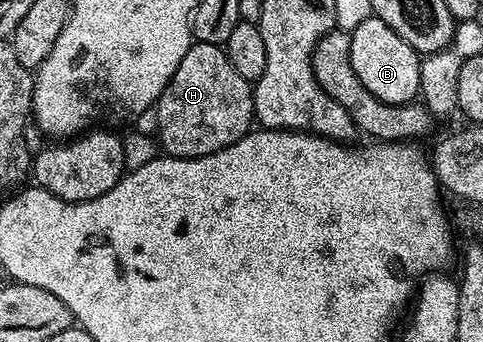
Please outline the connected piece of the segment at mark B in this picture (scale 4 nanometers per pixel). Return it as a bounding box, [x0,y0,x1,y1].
[350,17,422,105]

